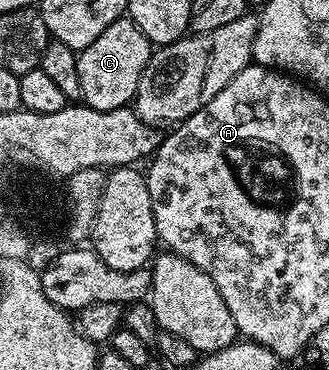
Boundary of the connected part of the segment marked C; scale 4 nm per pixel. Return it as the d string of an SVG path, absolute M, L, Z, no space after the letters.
M128 16L111 23L111 27L107 27L107 31L103 31L103 35L91 43L91 47L77 54L81 101L95 111L126 108L136 98L143 67L147 67L153 51L154 46L150 45L147 35L143 35L143 31L139 31L139 27L135 27Z

